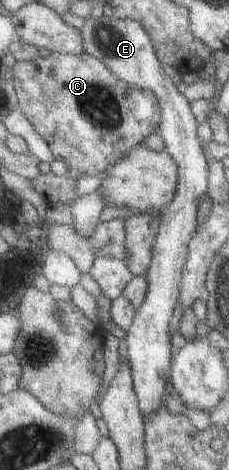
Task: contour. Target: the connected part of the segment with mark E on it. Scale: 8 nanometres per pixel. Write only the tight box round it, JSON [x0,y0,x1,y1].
[82,17,207,418]

